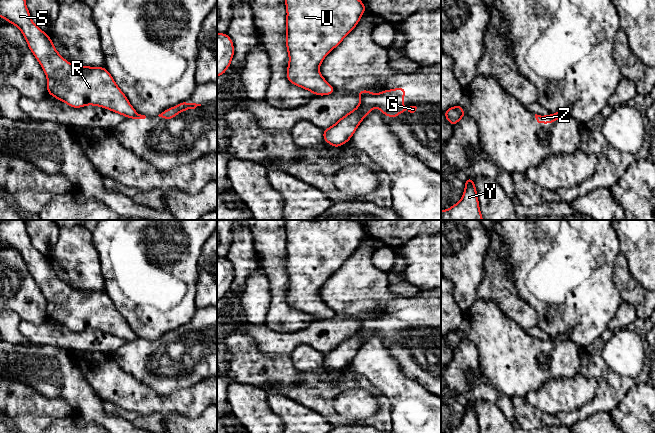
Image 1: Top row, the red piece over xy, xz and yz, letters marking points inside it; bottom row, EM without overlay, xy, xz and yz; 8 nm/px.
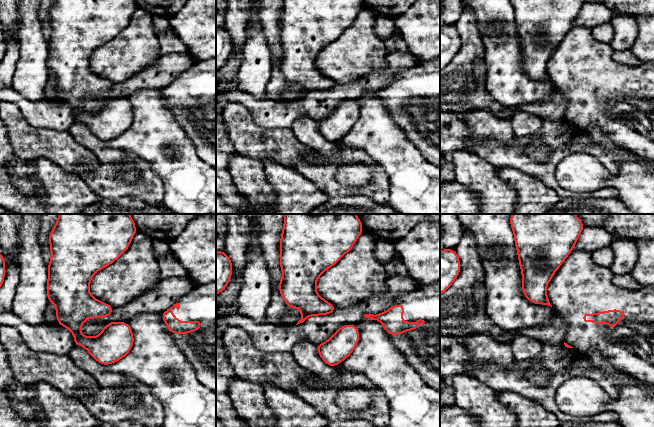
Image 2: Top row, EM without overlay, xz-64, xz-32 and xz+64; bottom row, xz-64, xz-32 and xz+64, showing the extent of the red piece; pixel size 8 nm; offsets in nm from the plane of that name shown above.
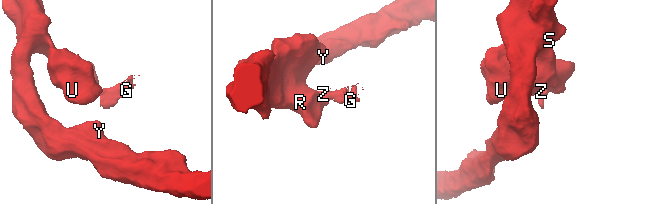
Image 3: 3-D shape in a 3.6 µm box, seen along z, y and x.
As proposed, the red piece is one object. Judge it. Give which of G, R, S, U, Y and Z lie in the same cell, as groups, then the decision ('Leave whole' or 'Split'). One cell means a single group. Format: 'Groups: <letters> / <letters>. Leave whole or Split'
Groups: G Z / R S U Y. Split

